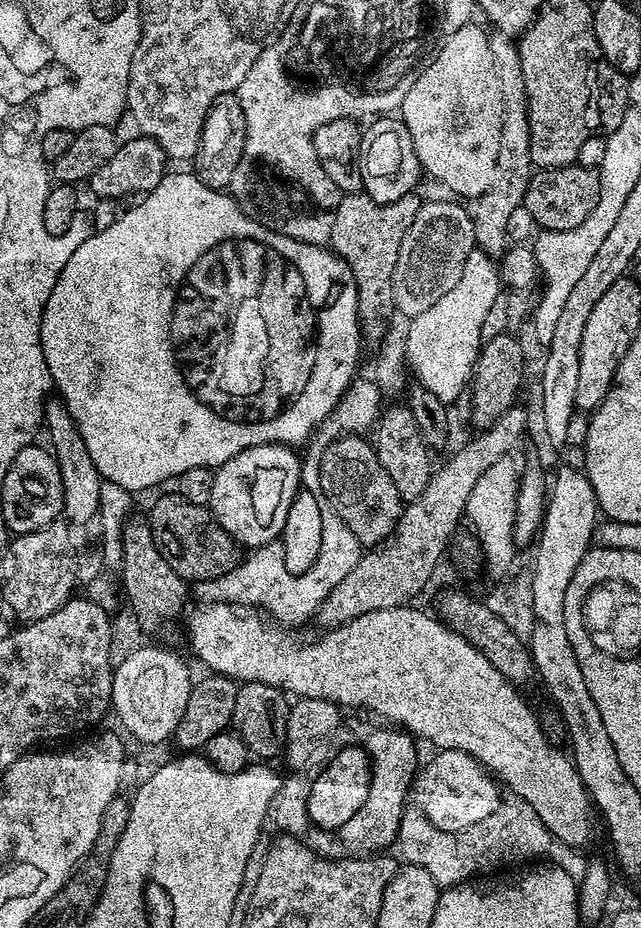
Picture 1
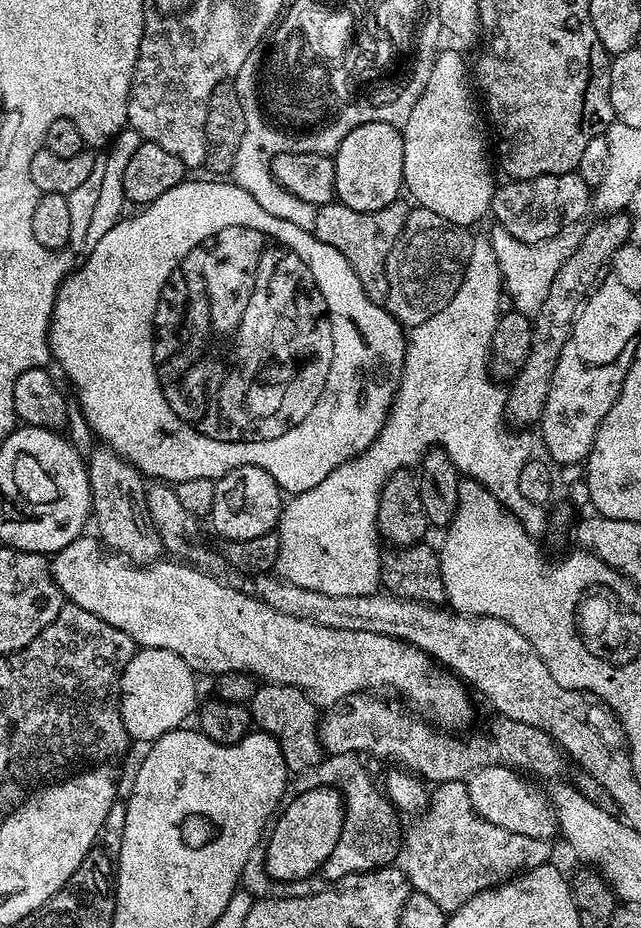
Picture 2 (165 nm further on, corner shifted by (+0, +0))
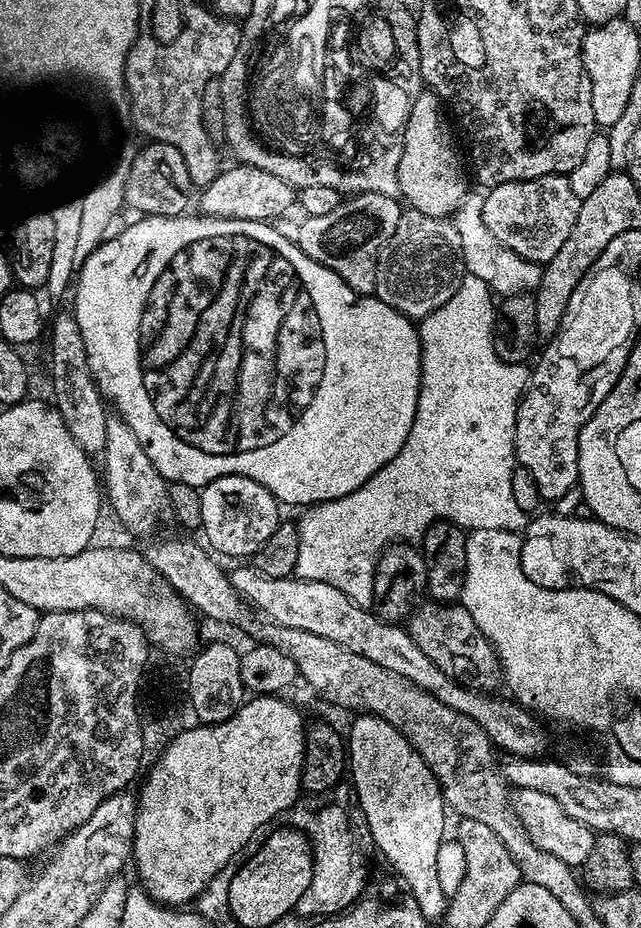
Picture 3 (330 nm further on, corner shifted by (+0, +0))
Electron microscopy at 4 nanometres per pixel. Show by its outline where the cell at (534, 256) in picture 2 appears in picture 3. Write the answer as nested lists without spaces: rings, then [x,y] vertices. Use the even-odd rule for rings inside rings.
[[[472,190],[462,207],[454,213],[454,223],[462,238],[465,269],[471,275],[482,278],[482,282],[486,282],[486,286],[490,286],[497,297],[517,296],[523,292],[535,293],[540,284],[541,265],[523,260],[518,254],[514,254],[514,250],[502,246],[502,242],[498,242],[498,238],[494,238],[490,230],[486,230],[486,222],[482,222],[483,205],[484,196]]]

